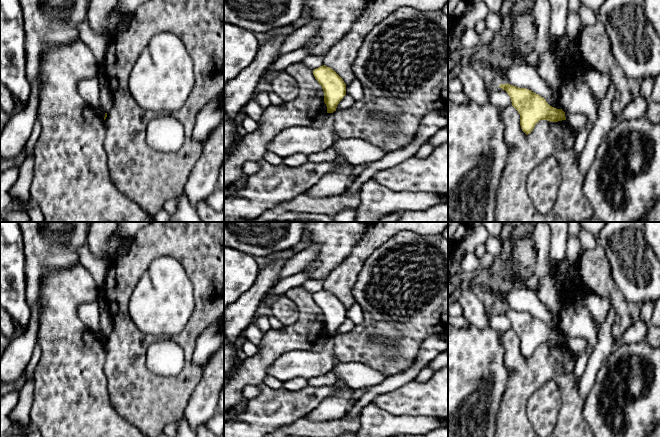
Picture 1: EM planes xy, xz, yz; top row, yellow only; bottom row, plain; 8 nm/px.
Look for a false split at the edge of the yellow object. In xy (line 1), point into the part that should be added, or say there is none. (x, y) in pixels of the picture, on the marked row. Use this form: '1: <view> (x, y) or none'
1: none

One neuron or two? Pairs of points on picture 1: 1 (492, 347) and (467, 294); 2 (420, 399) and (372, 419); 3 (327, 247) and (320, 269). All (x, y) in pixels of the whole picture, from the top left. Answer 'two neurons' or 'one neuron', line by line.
1: two neurons
2: two neurons
3: one neuron

